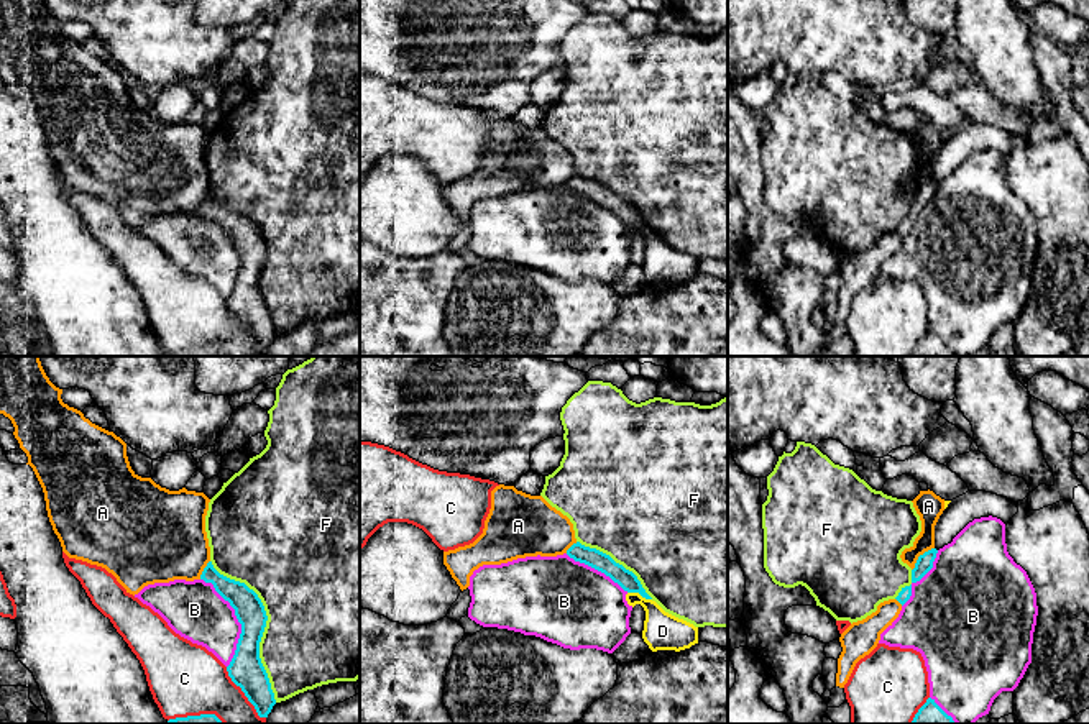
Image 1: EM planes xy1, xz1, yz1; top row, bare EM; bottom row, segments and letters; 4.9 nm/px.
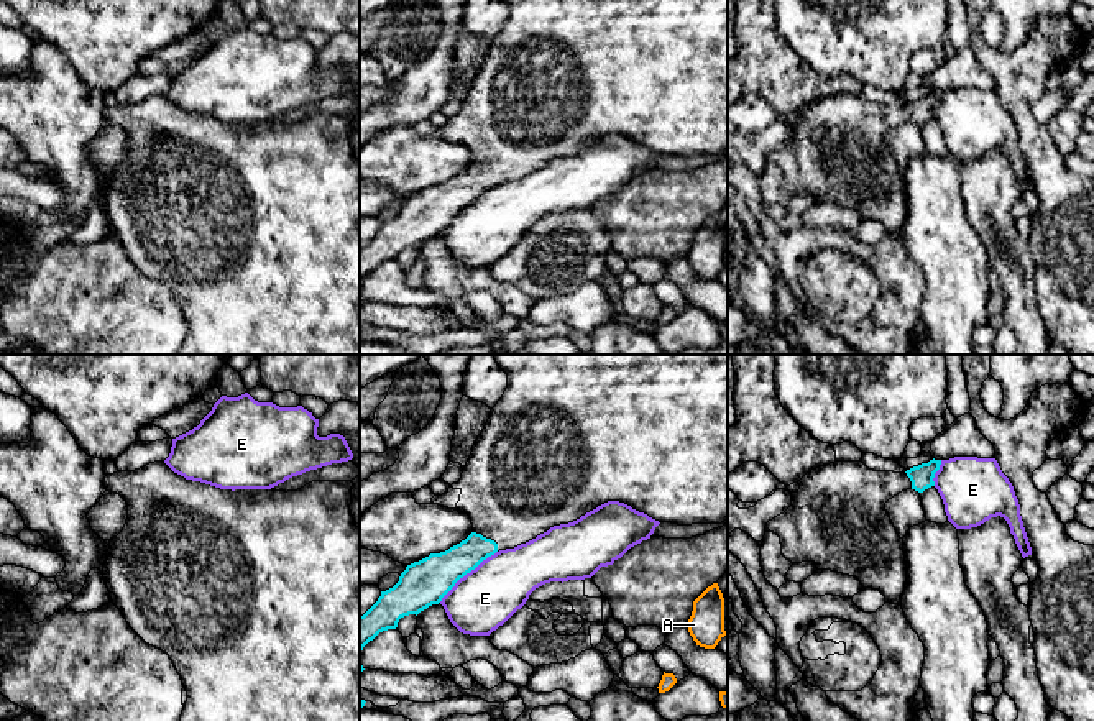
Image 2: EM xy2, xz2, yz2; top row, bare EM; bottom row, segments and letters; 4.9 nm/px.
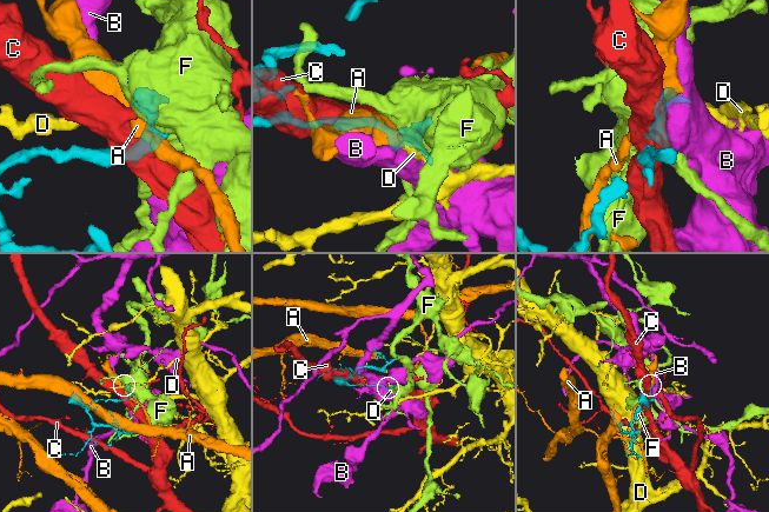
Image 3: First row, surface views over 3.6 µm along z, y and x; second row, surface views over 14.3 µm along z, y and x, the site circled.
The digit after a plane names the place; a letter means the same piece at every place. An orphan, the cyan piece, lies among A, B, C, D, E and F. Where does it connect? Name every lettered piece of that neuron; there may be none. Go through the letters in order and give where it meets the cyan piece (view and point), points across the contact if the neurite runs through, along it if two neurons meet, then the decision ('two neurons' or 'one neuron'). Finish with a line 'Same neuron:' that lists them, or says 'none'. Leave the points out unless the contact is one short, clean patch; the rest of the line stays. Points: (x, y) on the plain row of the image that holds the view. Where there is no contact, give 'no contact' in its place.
A: meets cyan in yz1 at (918, 189); border along yz1 (933, 179), (918, 189), (912, 202); two neurons
B: meets cyan in xy1 at (238, 253); two neurons
C: meets cyan in xy1 at (245, 327); two neurons
D: meets cyan in xz1 at (639, 225); border along xz1 (628, 224), (638, 224), (651, 232); two neurons
E: meets cyan in xz2 at (467, 204); border along xz2 (496, 183), (467, 204), (439, 234); two neurons
F: meets cyan in xy1 at (265, 256); two neurons
Same neuron: none

